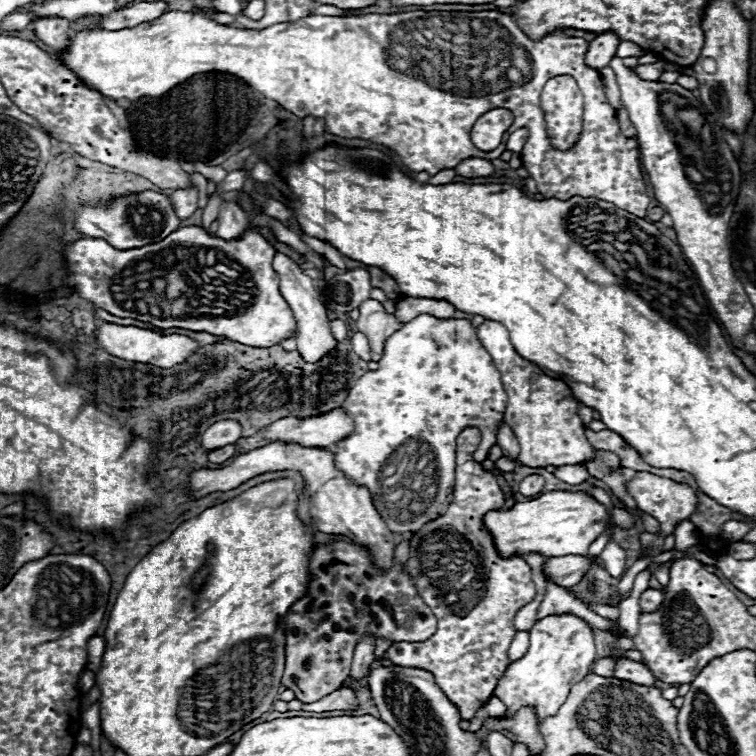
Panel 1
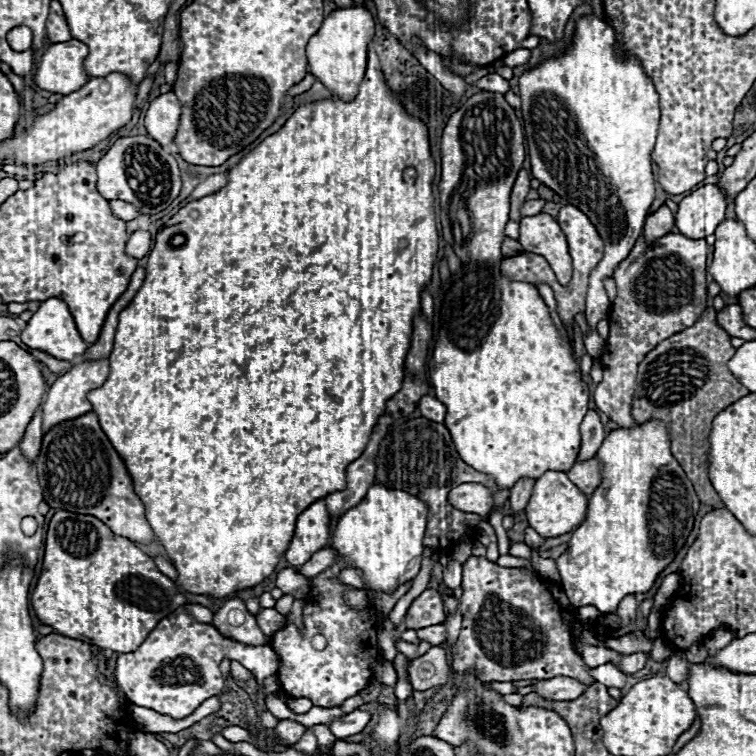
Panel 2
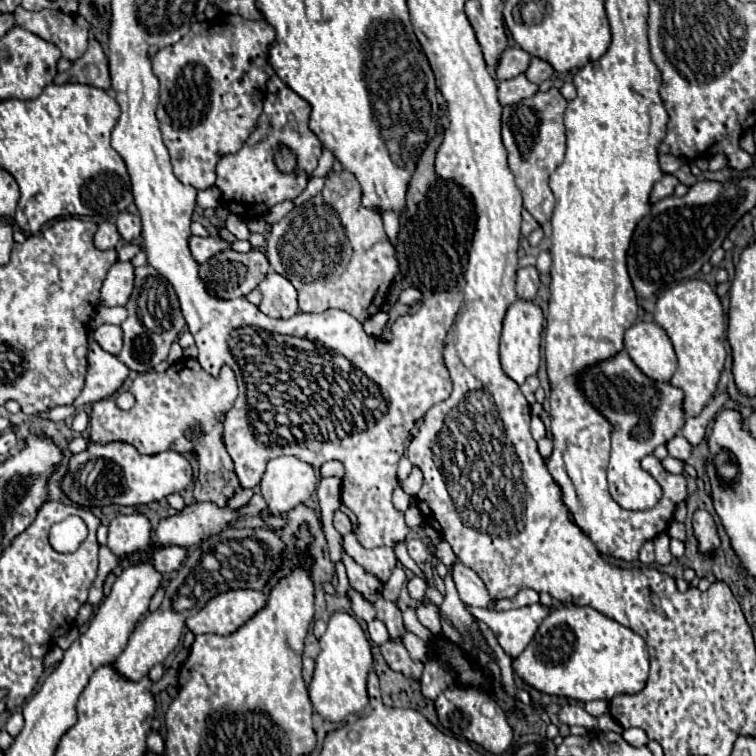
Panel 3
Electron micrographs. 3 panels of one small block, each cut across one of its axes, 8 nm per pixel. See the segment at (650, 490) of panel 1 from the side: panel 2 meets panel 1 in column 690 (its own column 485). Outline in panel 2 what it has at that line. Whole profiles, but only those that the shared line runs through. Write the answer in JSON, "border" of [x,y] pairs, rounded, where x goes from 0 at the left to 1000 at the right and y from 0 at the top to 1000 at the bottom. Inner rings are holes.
{"border":[[[608,640],[601,648],[595,648],[593,661],[601,672],[611,677],[635,680],[635,683],[648,680],[648,672],[651,672],[648,648],[640,646],[638,640]]]}

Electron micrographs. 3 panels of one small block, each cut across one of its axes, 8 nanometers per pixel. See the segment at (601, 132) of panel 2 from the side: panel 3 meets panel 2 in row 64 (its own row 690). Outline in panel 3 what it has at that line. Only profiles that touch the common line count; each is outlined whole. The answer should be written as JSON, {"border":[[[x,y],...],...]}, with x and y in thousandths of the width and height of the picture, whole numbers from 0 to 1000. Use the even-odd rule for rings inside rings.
{"border":[[[743,802],[730,807],[712,828],[696,860],[677,873],[677,886],[704,910],[728,921],[746,921],[765,929],[810,926],[817,918],[844,918],[857,899],[857,854],[839,833],[794,812],[780,802]]]}

